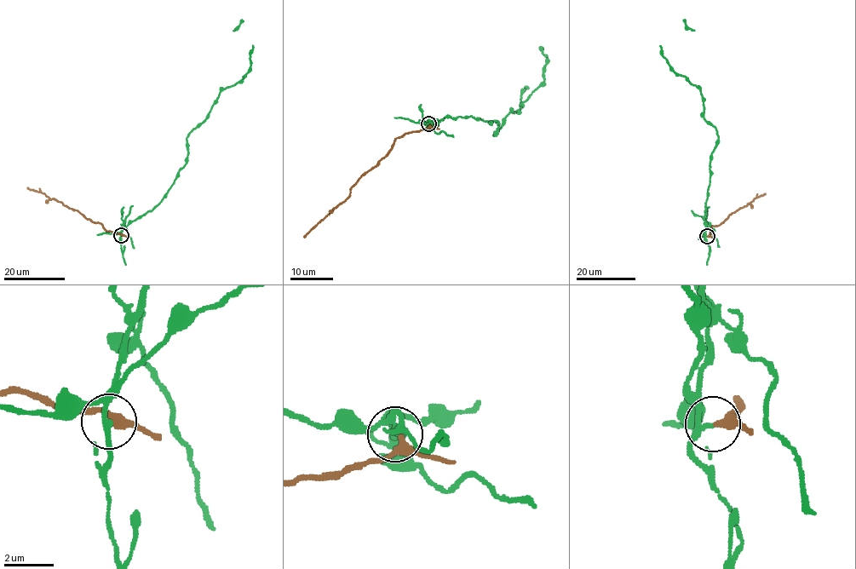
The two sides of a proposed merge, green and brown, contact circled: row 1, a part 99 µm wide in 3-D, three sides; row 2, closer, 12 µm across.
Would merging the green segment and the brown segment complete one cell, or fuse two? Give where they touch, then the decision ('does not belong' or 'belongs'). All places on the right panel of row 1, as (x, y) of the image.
at (707, 236); does not belong

